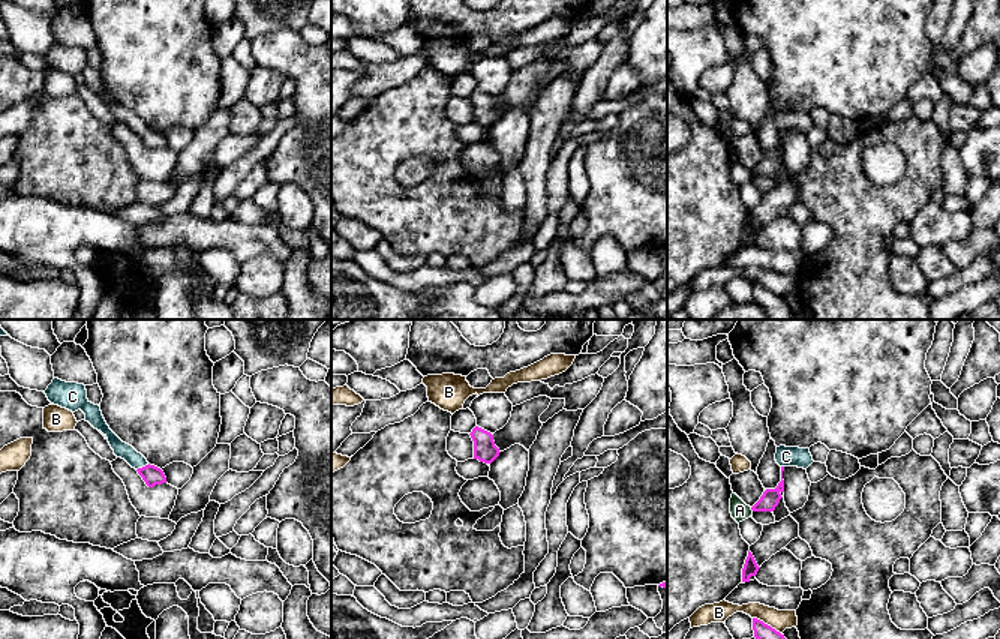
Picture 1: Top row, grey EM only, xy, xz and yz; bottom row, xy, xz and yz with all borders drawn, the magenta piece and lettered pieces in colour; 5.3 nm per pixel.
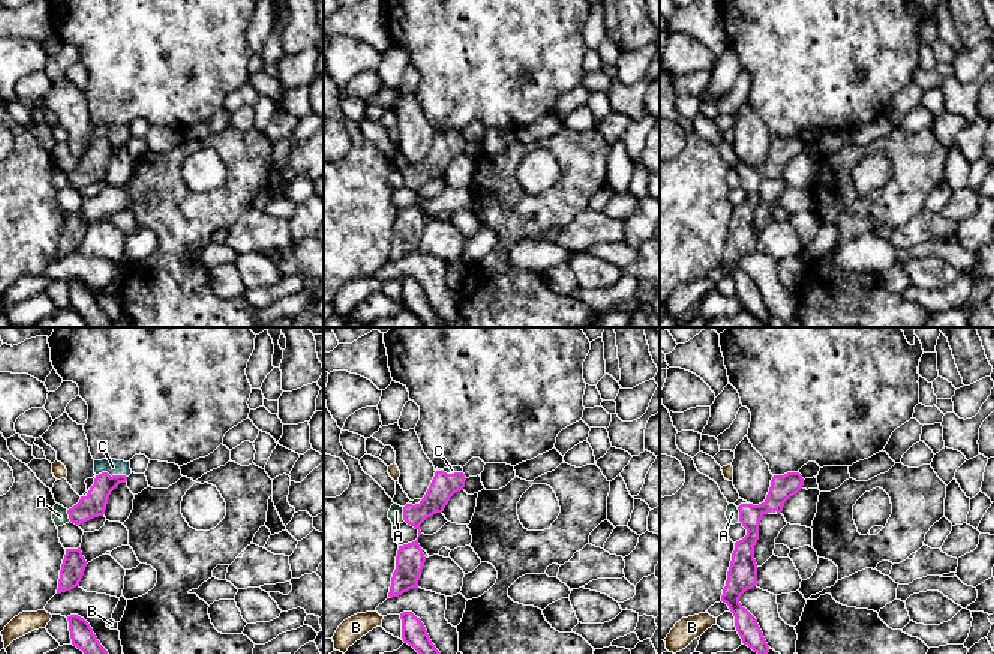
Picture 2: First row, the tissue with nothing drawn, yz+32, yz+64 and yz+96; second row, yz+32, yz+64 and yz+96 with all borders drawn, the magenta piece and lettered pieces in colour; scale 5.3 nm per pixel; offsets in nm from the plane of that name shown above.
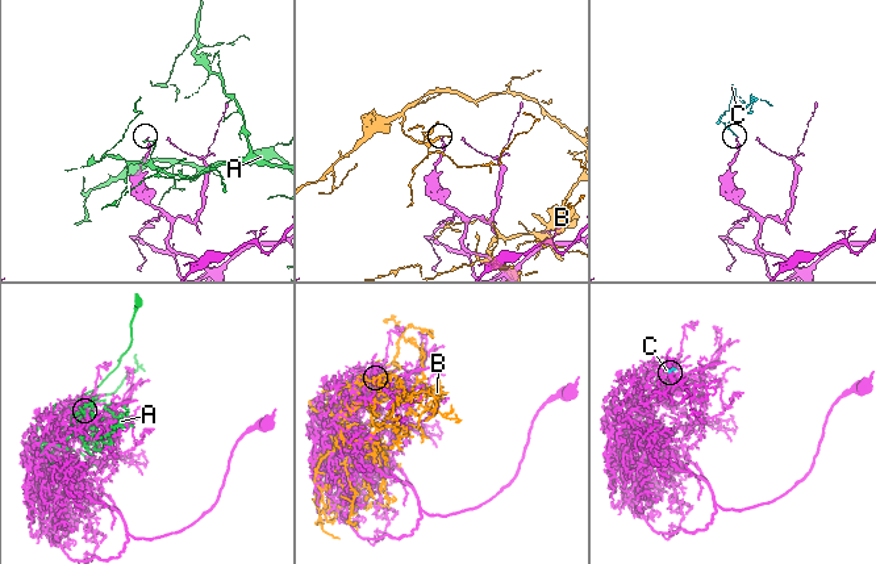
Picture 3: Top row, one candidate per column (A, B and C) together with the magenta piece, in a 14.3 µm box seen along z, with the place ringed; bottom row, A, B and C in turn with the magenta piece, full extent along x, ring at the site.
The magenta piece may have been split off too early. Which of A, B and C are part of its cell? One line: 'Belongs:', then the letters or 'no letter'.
Belongs: C

